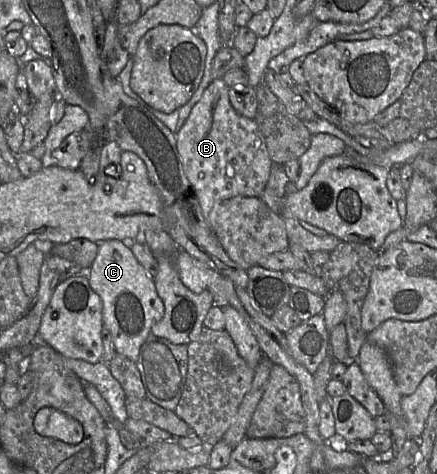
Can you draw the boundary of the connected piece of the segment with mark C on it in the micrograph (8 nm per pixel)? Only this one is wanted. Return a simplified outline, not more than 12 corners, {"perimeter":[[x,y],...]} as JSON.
{"perimeter":[[130,243],[98,244],[87,278],[116,354],[135,362],[164,315]]}

